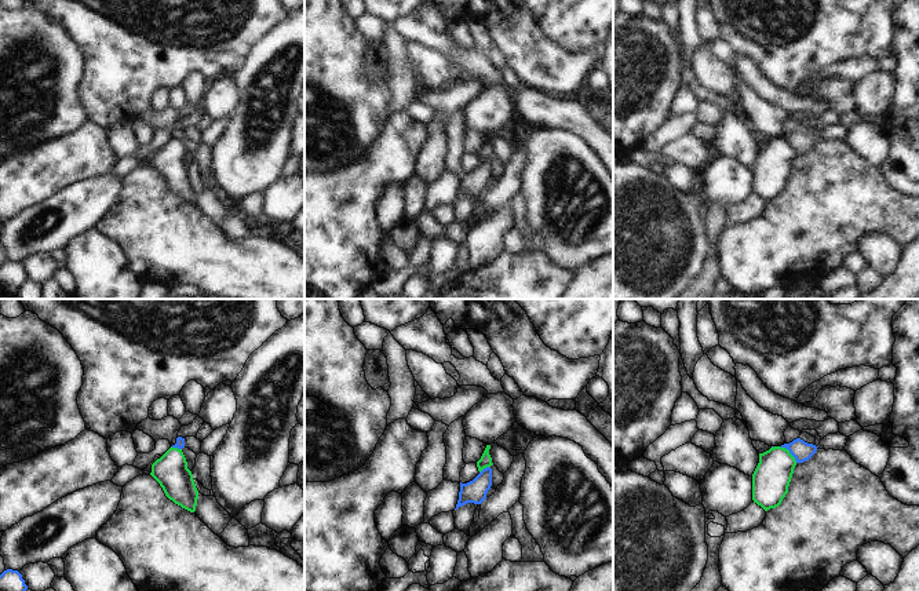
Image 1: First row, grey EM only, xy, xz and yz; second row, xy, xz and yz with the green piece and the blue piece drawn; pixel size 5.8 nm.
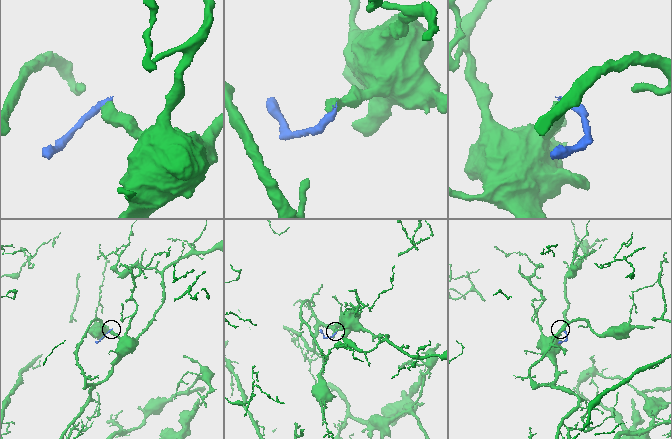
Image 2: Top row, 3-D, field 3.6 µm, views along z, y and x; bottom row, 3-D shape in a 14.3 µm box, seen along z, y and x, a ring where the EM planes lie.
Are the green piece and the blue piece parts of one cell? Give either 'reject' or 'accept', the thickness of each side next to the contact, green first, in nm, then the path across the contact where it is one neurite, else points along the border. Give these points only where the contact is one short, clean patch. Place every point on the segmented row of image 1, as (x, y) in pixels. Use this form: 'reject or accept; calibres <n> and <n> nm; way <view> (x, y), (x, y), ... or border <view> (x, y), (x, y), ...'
reject; calibres 220 and 120 nm; border yz (780, 447), (784, 447), (797, 462)

